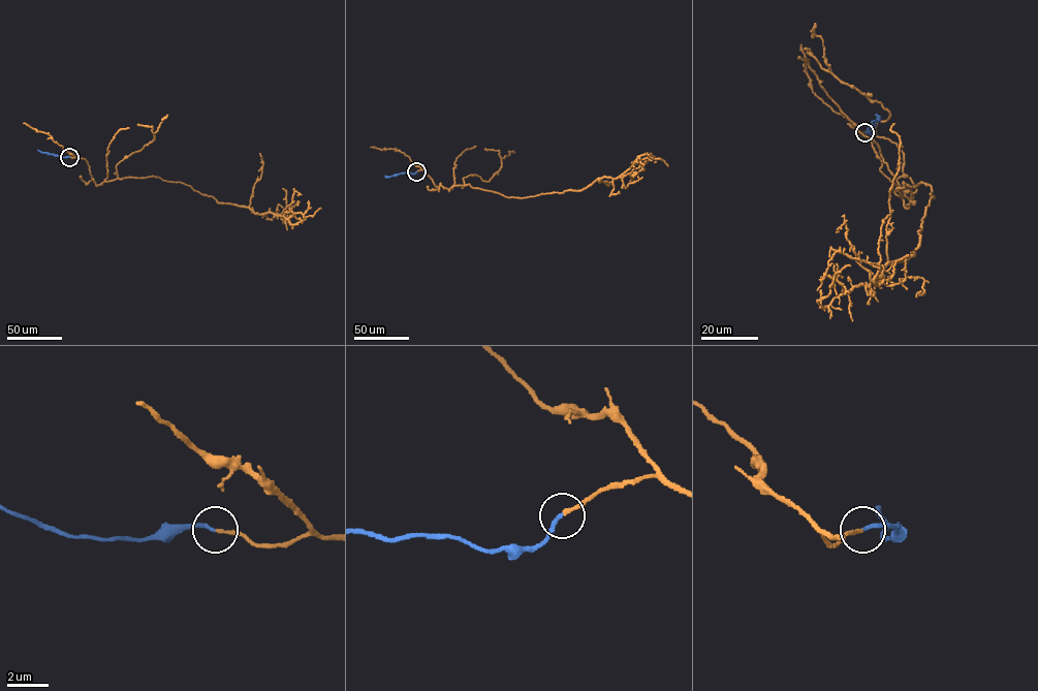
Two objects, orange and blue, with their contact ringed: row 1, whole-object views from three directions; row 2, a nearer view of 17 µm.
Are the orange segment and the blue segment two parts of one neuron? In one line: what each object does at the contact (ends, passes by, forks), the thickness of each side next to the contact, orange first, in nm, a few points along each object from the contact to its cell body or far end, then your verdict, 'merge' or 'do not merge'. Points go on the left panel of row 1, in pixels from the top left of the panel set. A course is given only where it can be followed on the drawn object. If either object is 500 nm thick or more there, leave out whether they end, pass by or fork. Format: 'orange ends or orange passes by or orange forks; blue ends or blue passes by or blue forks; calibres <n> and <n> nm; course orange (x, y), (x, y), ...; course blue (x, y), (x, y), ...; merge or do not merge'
orange ends; blue ends; calibres 180 and 200 nm; course orange (69, 157), (84, 158), (96, 186), (157, 177), (189, 185), (217, 202), (283, 216), (292, 224), (321, 208); course blue (69, 157), (38, 150); merge

